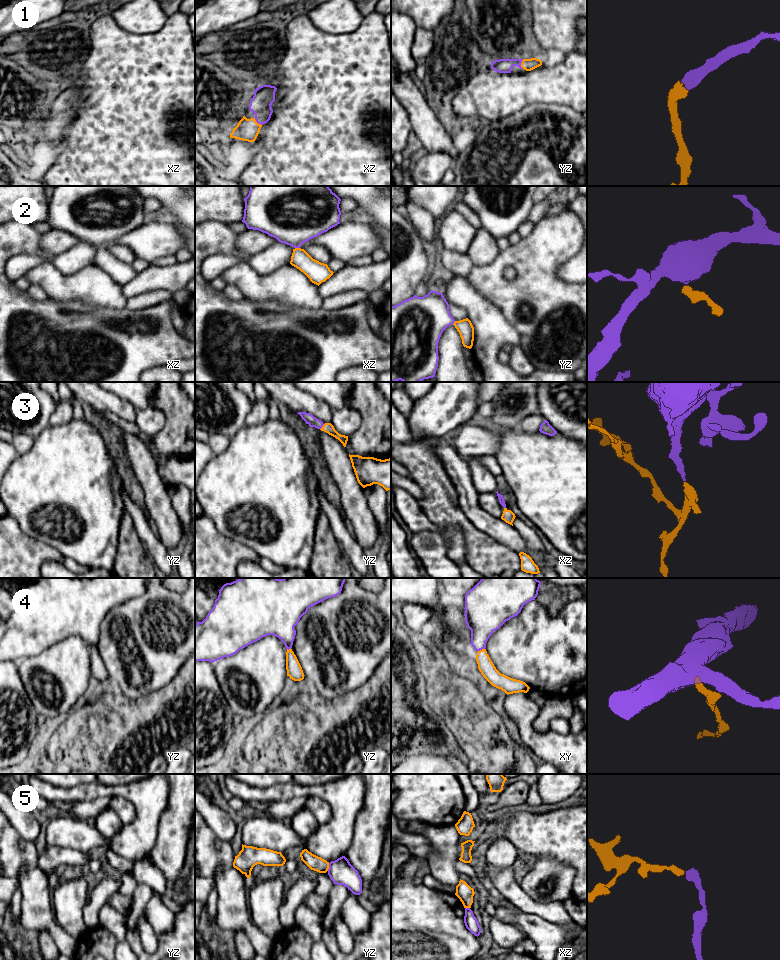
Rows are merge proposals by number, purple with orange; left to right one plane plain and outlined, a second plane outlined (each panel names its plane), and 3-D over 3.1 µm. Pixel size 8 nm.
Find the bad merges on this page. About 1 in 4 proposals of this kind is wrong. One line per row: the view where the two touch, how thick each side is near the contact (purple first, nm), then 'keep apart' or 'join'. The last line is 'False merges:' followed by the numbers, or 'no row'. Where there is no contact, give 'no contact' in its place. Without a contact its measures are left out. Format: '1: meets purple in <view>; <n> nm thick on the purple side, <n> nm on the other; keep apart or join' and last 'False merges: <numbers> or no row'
1: meets purple in xz; 170 nm thick on the purple side, 180 nm on the other; join
2: meets purple in xz; 440 nm thick on the purple side, 160 nm on the other; join
3: meets purple in yz; 80 nm thick on the purple side, 80 nm on the other; join
4: meets purple in xy; 280 nm thick on the purple side, 120 nm on the other; join
5: meets purple in yz; 200 nm thick on the purple side, 120 nm on the other; keep apart
False merges: 5

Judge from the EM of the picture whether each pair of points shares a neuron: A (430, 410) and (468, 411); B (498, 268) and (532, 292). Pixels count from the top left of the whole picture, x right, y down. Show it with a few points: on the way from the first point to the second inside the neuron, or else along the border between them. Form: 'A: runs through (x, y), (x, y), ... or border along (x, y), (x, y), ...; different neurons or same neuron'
A: runs through (439, 410), (459, 411); same neuron
B: runs through (500, 278), (514, 292), (522, 292); same neuron

